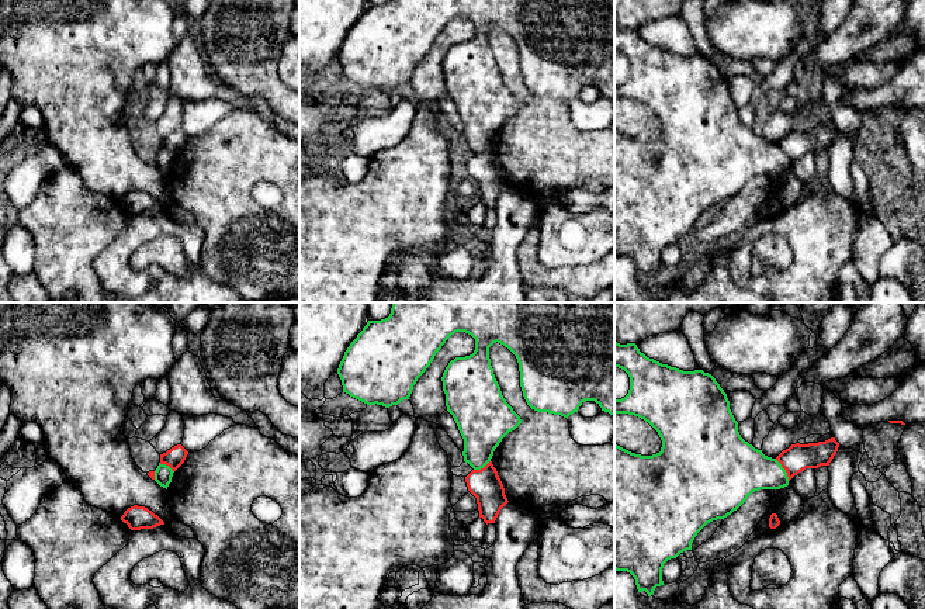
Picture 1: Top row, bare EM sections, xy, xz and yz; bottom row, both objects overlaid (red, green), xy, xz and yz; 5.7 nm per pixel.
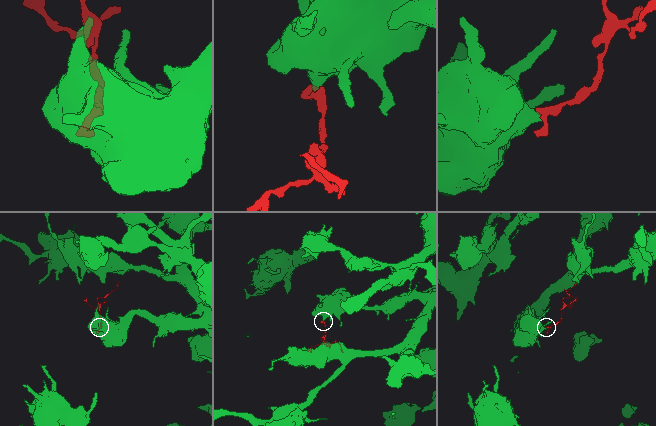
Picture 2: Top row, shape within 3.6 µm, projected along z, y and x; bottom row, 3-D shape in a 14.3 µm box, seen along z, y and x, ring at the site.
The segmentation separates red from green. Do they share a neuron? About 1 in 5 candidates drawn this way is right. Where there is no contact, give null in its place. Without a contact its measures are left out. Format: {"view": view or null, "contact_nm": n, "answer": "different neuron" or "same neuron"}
{"view": "yz", "contact_nm": 150, "answer": "different neuron"}

